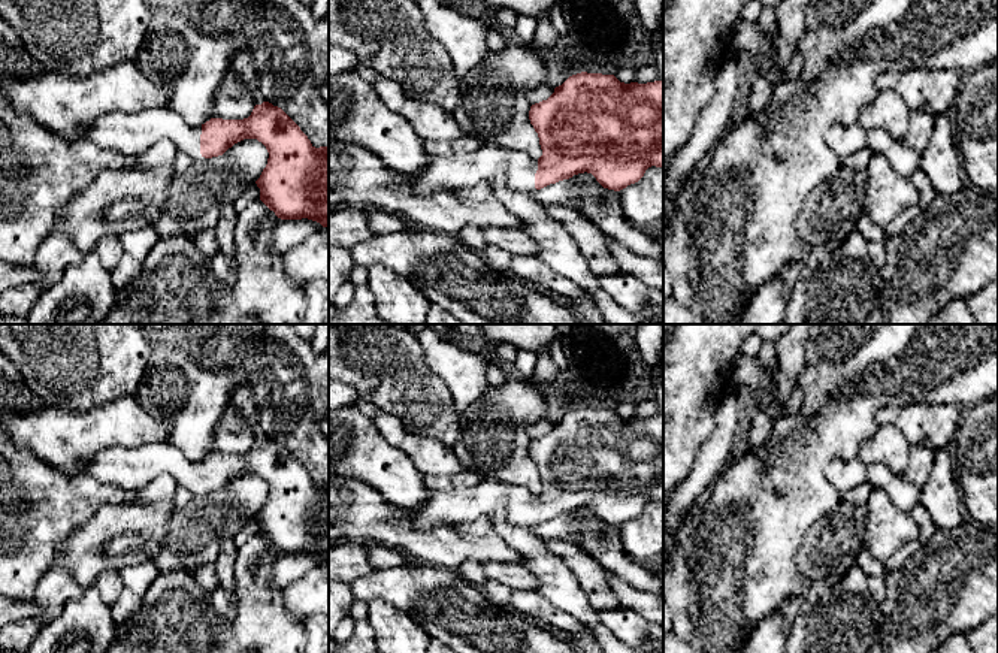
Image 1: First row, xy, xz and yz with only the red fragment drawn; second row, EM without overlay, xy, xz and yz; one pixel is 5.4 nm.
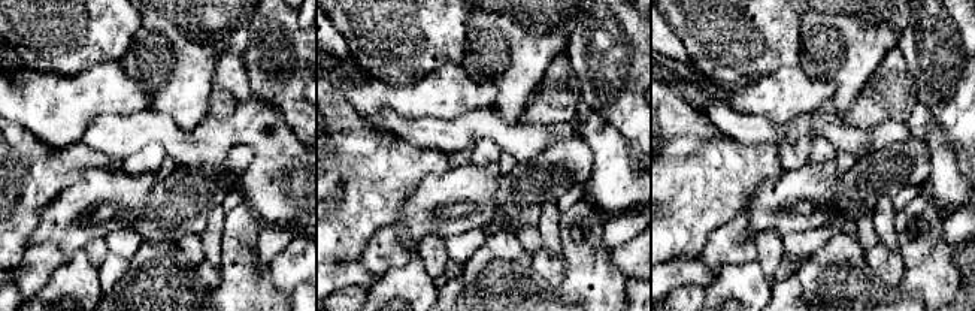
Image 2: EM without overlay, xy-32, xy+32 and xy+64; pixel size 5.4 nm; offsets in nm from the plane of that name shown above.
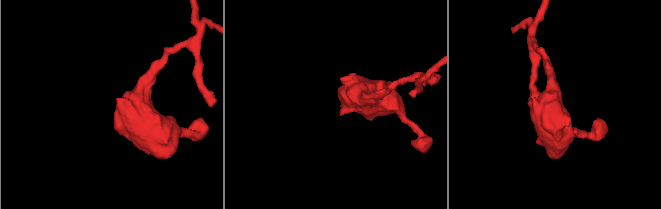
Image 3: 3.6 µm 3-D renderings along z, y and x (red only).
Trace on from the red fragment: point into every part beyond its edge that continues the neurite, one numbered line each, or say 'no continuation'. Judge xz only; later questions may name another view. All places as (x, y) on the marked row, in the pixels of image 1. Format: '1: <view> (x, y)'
1: xz (445, 172)

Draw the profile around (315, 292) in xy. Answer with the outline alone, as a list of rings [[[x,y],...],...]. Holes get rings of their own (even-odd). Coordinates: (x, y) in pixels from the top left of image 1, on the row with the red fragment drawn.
[[[309,281],[303,293],[306,309],[300,324],[329,324],[329,281]]]

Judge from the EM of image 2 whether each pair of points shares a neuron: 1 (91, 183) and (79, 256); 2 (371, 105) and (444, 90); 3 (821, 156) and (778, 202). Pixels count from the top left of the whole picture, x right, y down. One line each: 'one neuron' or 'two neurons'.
1: two neurons
2: one neuron
3: two neurons

